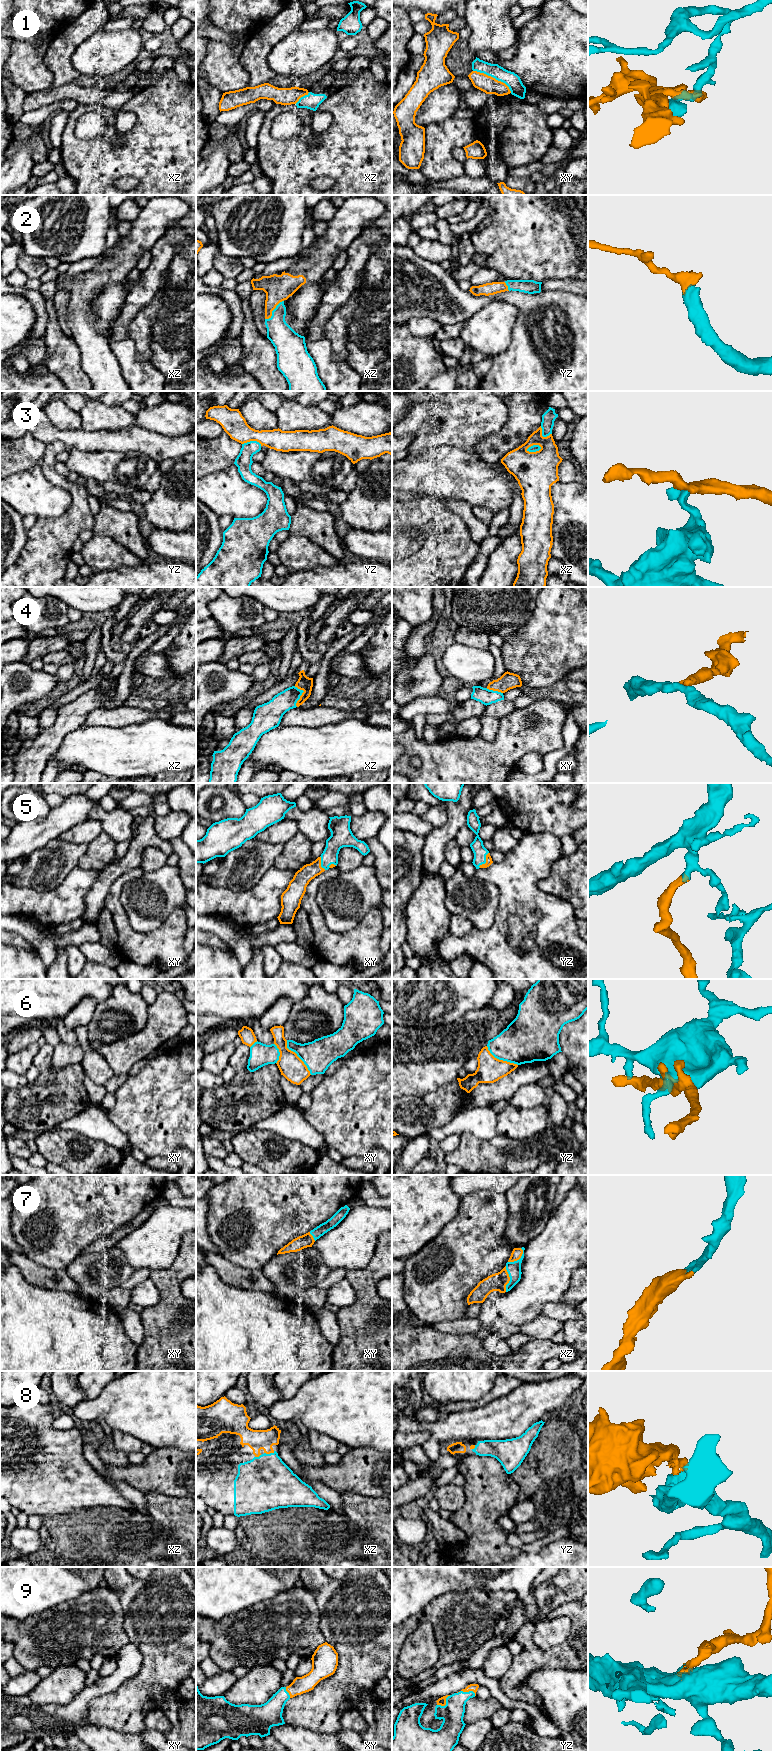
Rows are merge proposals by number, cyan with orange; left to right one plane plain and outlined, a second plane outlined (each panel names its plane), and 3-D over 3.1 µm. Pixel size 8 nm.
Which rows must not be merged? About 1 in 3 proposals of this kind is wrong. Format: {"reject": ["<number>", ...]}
{"reject": ["1", "3", "4", "6"]}

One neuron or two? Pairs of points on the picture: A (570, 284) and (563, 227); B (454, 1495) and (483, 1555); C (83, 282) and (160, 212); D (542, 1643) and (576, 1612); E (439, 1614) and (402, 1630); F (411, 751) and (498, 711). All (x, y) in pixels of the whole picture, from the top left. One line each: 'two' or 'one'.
A: two
B: two
C: one
D: two
E: one
F: two

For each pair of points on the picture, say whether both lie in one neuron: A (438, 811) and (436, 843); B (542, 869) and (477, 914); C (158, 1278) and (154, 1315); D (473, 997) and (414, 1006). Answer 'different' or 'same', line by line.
A: different
B: different
C: same
D: same

